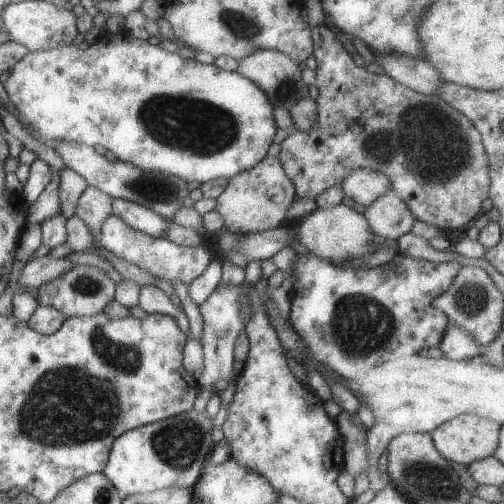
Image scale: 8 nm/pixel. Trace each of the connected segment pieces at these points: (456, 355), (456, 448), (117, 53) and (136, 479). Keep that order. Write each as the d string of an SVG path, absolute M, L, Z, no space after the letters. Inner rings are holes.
M449 322L444 336L442 336L442 342L440 342L438 348L444 354L444 357L448 360L466 362L479 359L483 347L464 330L460 330L454 322Z
M459 414L458 416L443 422L436 430L431 432L434 444L438 452L449 461L469 465L474 461L484 460L492 456L498 448L500 429L502 424L476 416L476 414Z
M123 29L116 33L102 33L96 44L92 44L85 50L80 50L74 45L62 46L52 50L30 51L18 64L14 65L10 77L3 86L16 106L16 110L24 116L24 120L42 136L42 140L53 146L58 140L68 140L68 142L80 142L94 147L96 144L104 146L110 152L114 152L117 159L124 164L136 166L136 168L153 170L170 176L178 176L186 182L198 182L202 185L206 181L217 178L232 178L240 172L254 168L264 157L268 155L270 145L274 142L274 136L278 132L276 121L273 115L274 107L270 104L268 96L264 94L257 84L252 80L244 78L238 71L226 71L218 68L214 63L206 64L196 61L196 59L184 59L180 54L173 53L159 45L152 45L146 40L134 38Z
M192 410L160 422L139 426L114 440L103 474L125 496L156 490L193 488L201 478L216 443L212 439L213 420L207 413Z

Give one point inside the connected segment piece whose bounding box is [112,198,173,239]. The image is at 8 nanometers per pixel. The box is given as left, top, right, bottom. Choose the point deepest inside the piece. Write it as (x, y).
(141, 218)

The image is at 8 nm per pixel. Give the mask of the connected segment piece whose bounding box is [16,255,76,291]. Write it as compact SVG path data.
M43 256L31 259L21 270L18 278L18 288L16 290L36 290L42 284L50 282L53 278L58 278L66 272L76 268L76 264L68 258L52 258Z

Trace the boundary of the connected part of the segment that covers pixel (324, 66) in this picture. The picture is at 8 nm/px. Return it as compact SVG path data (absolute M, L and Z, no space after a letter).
M328 25L311 28L311 37L312 55L317 60L315 86L319 90L316 99L318 122L308 132L294 130L280 144L281 150L277 156L286 176L296 187L297 199L315 199L332 186L342 186L352 170L375 170L390 179L392 189L398 192L419 221L452 232L472 226L480 214L482 202L490 196L489 158L474 123L438 95L416 92L388 75L358 67L352 59L349 45Z

